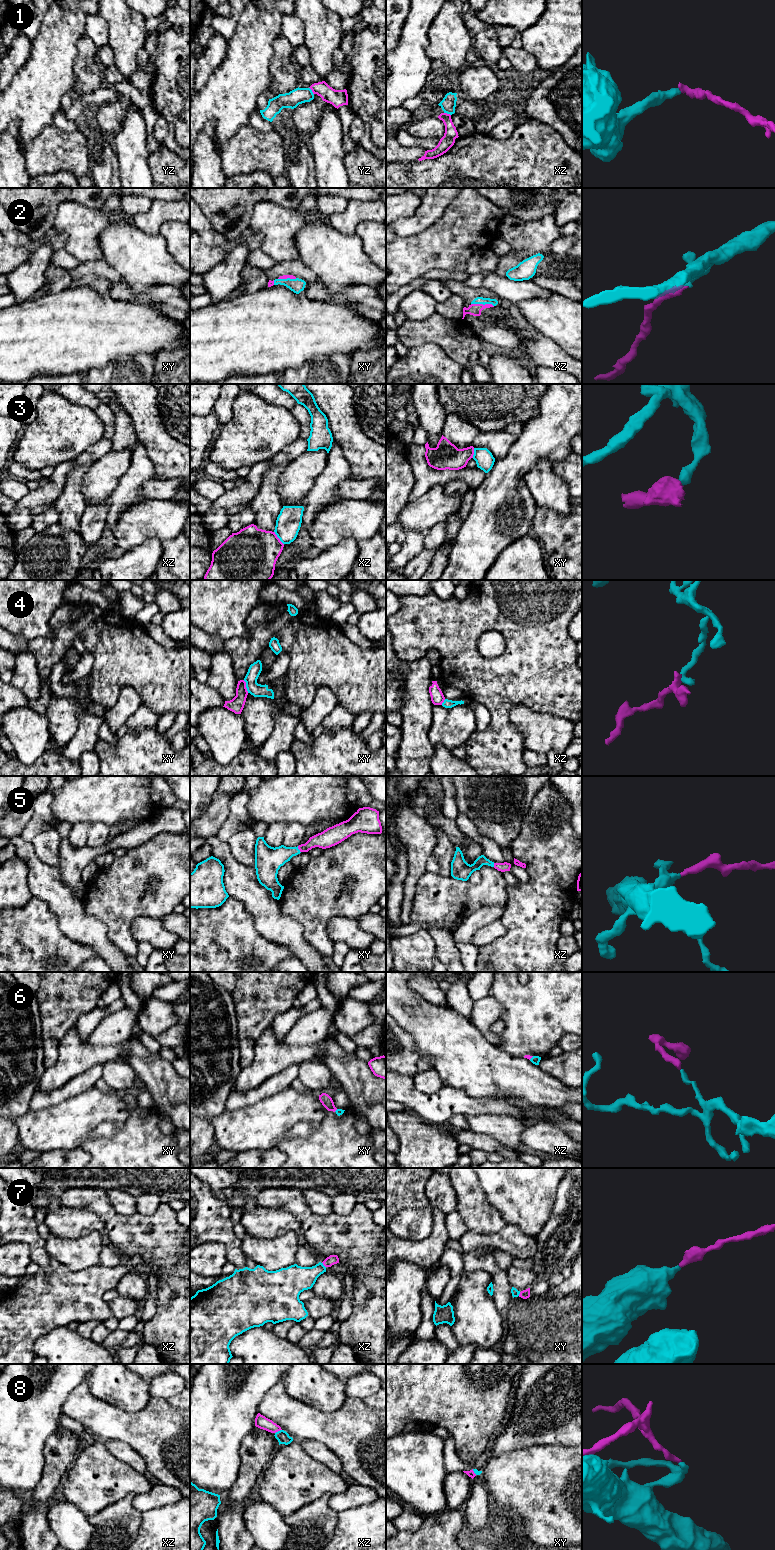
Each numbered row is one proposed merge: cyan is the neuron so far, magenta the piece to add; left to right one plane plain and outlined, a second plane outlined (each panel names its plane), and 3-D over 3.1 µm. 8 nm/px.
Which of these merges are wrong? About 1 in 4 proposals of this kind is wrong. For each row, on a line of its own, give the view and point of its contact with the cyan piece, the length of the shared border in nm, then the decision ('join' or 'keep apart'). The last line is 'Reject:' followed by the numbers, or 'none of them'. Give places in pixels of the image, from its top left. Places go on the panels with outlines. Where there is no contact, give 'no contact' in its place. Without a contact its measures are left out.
1: contact yz (311, 91); length 70 nm; keep apart
2: contact xz (482, 303); length 190 nm; join
3: contact xz (278, 537); length 130 nm; keep apart
4: contact xy (246, 686); length 110 nm; keep apart
5: contact xy (298, 849); length 60 nm; join
6: contact xz (532, 1057); length 50 nm; join
7: contact xz (323, 1265); length 50 nm; join
8: contact xz (278, 1431); length 70 nm; keep apart
Reject: 1, 3, 4, 8

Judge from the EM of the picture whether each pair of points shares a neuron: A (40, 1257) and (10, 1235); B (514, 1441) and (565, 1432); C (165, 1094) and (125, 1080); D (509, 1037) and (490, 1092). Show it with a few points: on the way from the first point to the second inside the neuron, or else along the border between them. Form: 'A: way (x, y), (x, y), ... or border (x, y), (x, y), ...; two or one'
A: way (36, 1248), (24, 1235), (19, 1235); one
B: way (527, 1438), (540, 1437), (546, 1432), (552, 1432); one
C: border (125, 1062), (136, 1075); two
D: border (493, 1044), (512, 1054), (523, 1057); two

